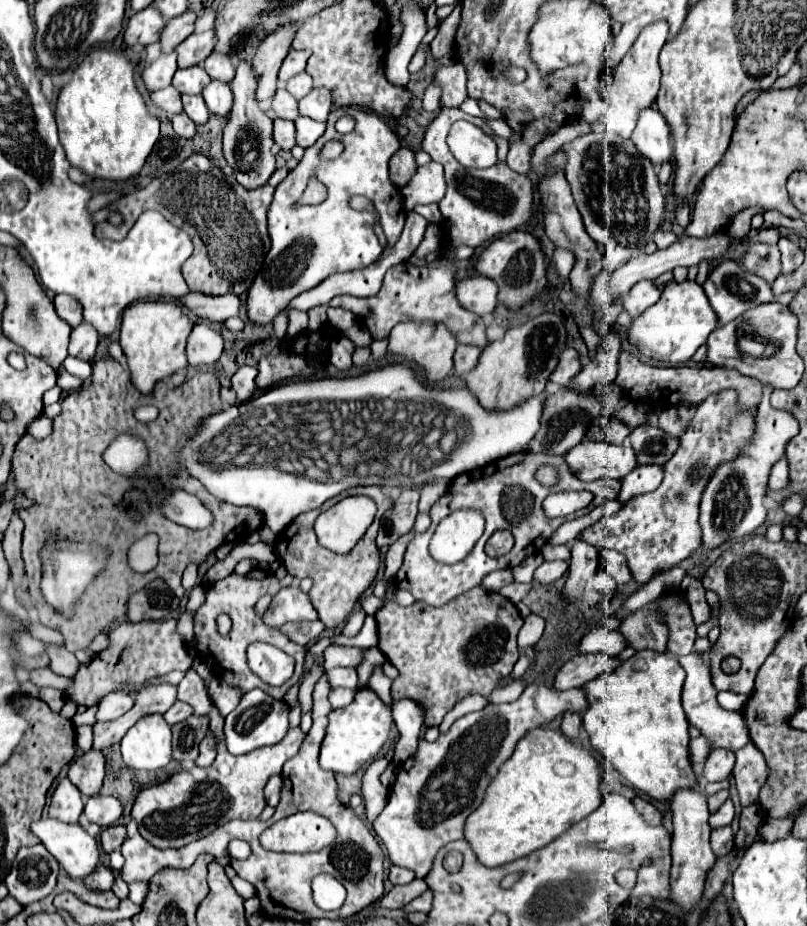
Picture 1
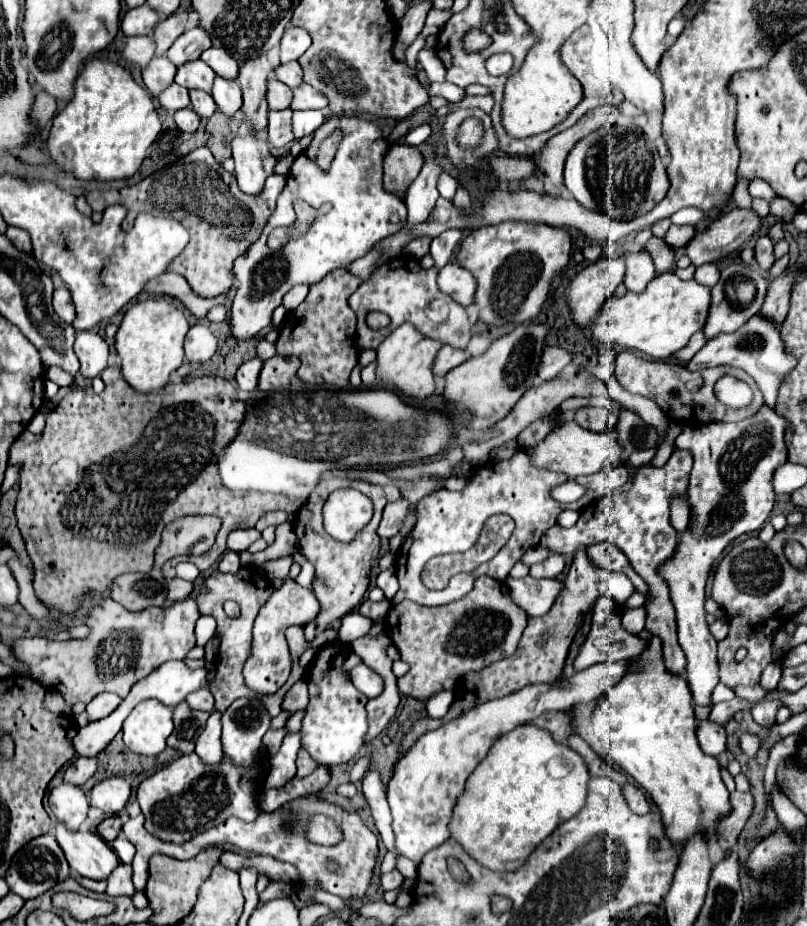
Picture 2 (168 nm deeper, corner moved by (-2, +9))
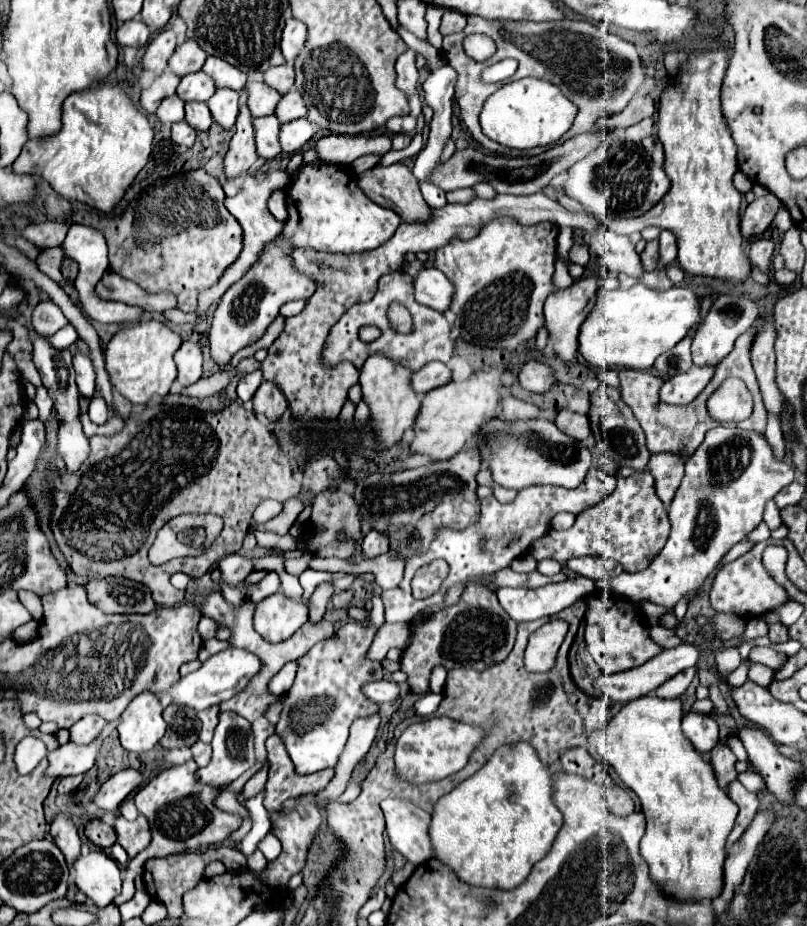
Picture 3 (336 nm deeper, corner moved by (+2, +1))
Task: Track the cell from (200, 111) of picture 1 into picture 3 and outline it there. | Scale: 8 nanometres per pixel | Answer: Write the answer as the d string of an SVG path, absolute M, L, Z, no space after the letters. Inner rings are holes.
M187 102L185 104L185 120L195 128L195 130L207 130L213 122L211 112L207 104L203 102Z

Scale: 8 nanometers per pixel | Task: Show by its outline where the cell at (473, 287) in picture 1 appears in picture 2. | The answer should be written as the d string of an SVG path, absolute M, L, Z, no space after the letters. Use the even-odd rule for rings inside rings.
M449 262L443 268L439 268L437 284L439 284L439 290L447 292L453 300L457 300L457 304L469 306L473 302L475 278L471 272L467 272L459 264Z

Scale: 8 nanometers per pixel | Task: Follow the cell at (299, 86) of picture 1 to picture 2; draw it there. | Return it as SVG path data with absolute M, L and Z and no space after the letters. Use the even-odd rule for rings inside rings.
M295 60L291 64L281 64L275 68L275 76L287 84L289 88L297 88L301 82L303 82L303 70L301 70L301 64Z

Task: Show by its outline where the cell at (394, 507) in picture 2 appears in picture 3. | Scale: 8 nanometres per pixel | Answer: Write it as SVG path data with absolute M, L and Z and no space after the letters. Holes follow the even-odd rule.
M371 530L369 534L365 534L365 538L361 542L361 548L363 548L365 558L373 558L373 556L385 554L389 550L389 536L385 532Z

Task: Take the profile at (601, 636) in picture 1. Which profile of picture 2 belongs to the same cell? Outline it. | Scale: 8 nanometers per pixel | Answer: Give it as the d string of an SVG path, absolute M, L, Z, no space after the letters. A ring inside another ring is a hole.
M643 606L625 608L623 610L623 628L629 630L631 634L639 634L645 628L645 618L647 618L647 612Z

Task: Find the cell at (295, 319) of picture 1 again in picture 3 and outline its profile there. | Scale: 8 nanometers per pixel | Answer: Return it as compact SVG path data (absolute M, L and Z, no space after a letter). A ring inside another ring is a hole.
M291 300L291 302L287 302L287 304L283 304L281 306L281 310L279 310L279 314L281 316L295 316L295 314L299 314L303 308L305 308L305 304L307 304L307 300Z

